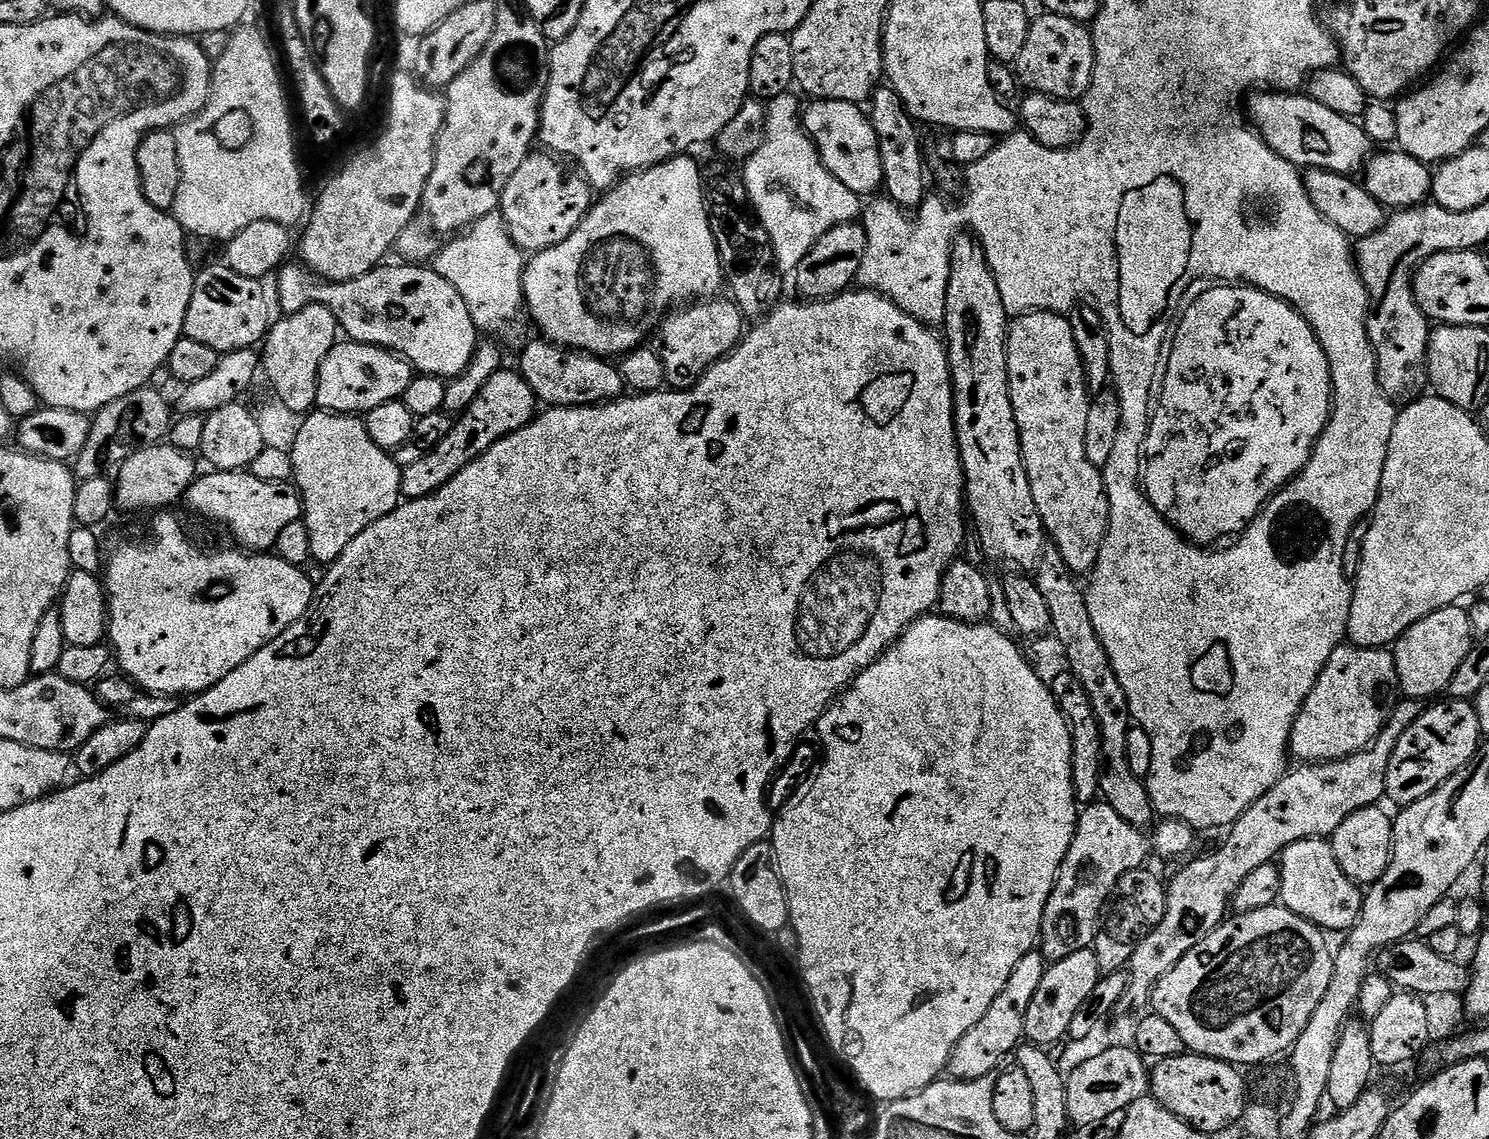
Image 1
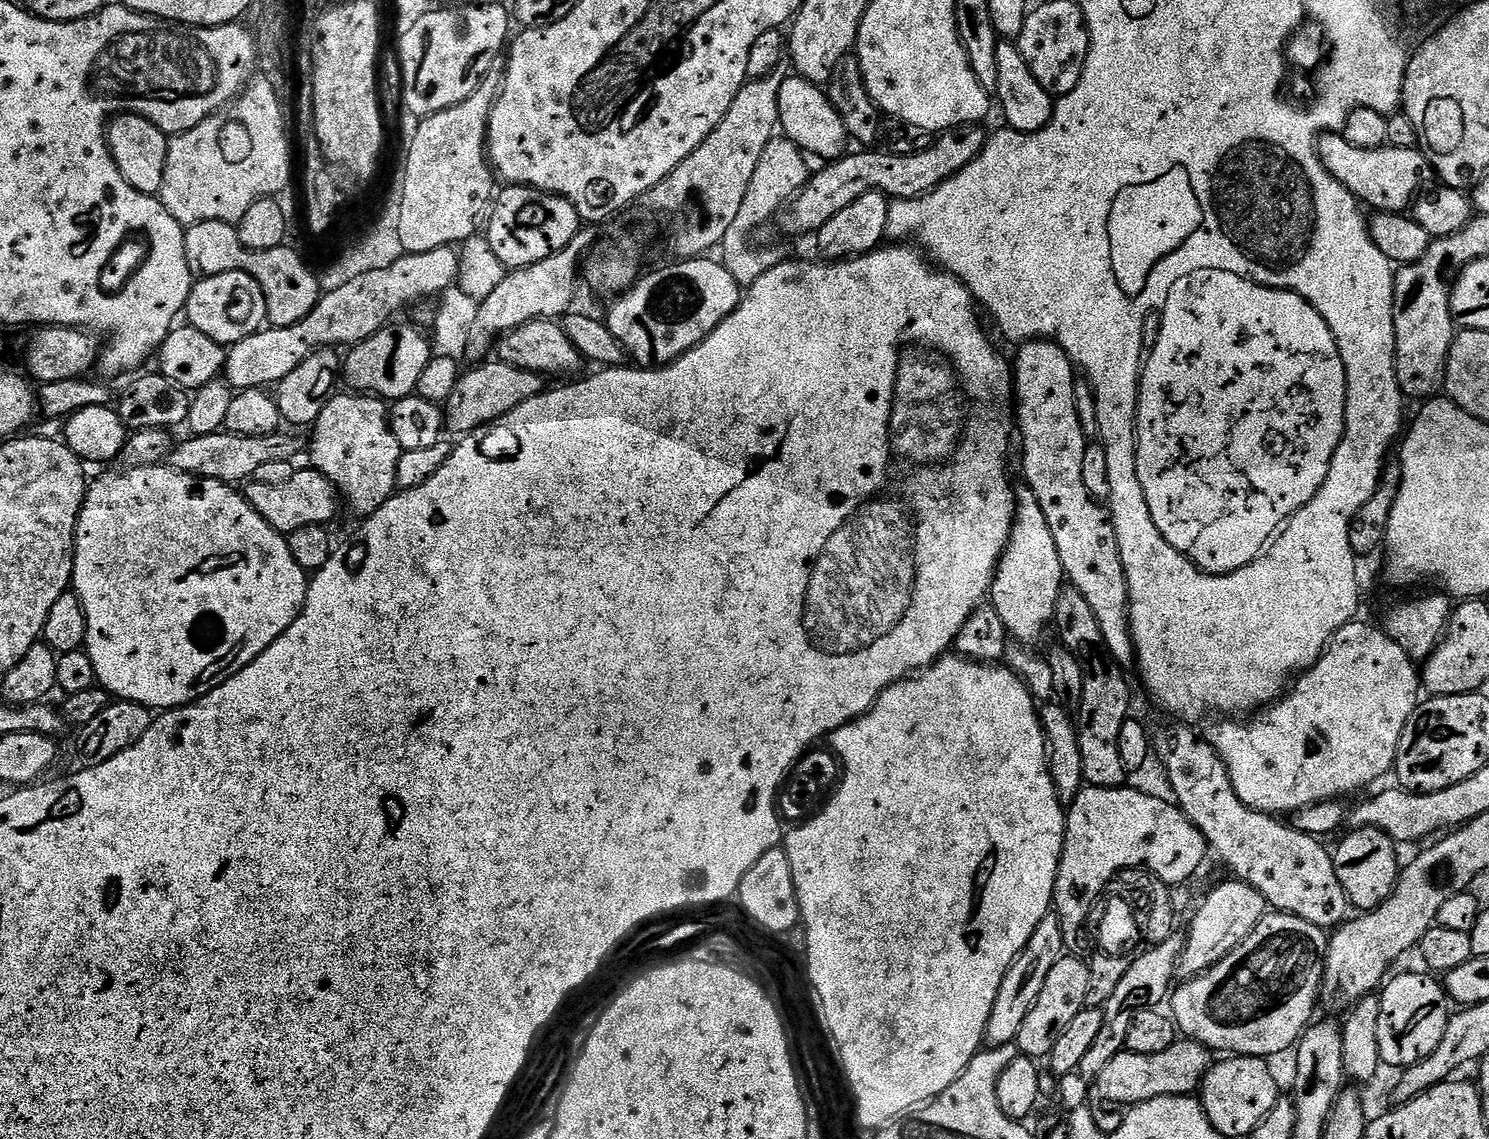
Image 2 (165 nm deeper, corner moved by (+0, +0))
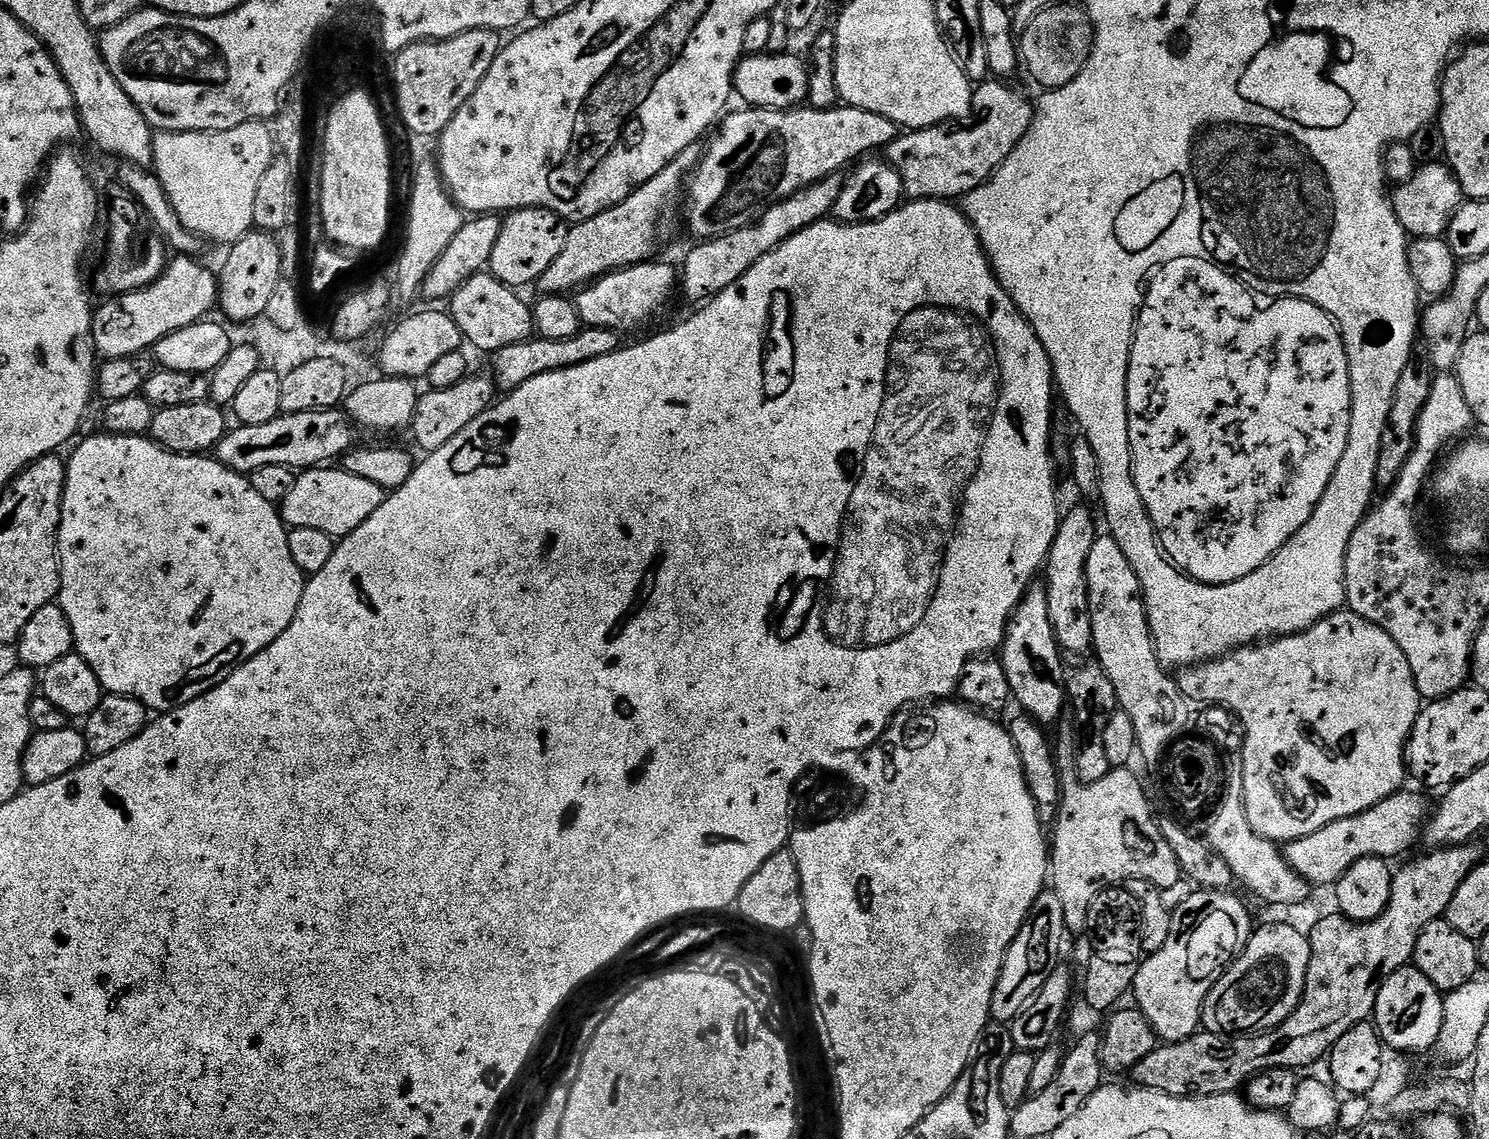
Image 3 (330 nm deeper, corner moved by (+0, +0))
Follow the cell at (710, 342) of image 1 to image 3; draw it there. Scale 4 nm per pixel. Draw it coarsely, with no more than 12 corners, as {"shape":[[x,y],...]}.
{"shape":[[635,264],[585,284],[581,325],[621,334],[678,292],[668,264]]}

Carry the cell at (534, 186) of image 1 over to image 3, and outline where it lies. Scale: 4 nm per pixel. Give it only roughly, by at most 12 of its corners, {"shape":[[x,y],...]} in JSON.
{"shape":[[517,208],[488,263],[517,290],[562,254],[564,217]]}

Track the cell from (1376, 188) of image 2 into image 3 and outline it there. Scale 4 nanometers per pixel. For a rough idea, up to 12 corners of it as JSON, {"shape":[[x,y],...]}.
{"shape":[[1447,163],[1419,165],[1390,199],[1409,237],[1443,237],[1466,197]]}

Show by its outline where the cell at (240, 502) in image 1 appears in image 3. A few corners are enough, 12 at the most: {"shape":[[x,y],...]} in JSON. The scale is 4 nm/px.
{"shape":[[343,467],[297,475],[278,511],[289,529],[343,538],[385,495]]}

